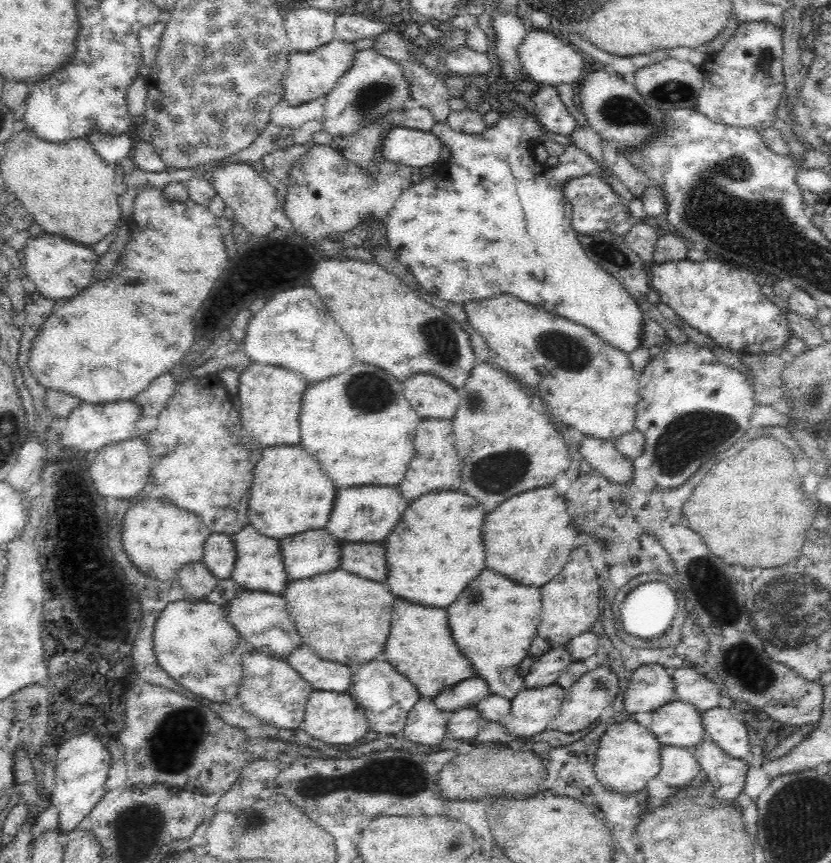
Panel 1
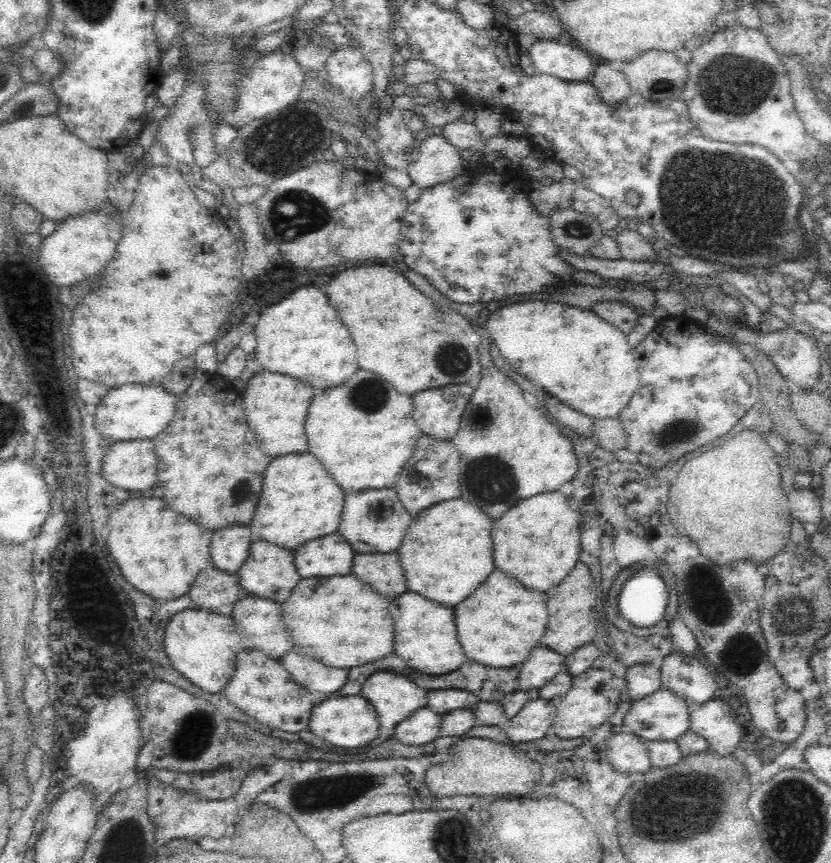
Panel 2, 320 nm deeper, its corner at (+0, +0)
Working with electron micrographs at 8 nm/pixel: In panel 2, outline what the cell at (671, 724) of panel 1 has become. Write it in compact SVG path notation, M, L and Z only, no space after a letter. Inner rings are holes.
M658 689L656 692L644 696L642 700L633 701L624 716L623 726L641 740L648 741L677 741L679 736L689 729L689 714L691 709L684 699L670 690Z

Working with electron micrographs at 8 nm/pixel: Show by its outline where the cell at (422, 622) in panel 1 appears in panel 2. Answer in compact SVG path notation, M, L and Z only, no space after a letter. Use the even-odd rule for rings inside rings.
M406 592L392 602L390 614L394 618L394 628L396 628L394 652L408 666L426 674L446 674L458 670L466 662L466 654L456 640L454 608L440 606L416 592Z

